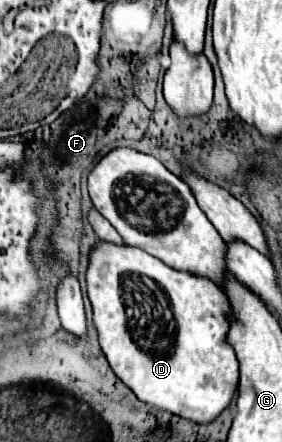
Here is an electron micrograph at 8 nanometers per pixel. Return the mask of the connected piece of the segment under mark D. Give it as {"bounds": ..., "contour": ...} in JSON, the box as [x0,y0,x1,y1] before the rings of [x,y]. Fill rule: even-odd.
{"bounds":[85,239,239,423],"contour":[[[97,239],[89,251],[85,279],[101,351],[113,373],[129,385],[141,401],[195,423],[209,423],[227,409],[239,383],[239,365],[233,347],[227,345],[229,303],[215,283],[197,279],[197,275],[185,275],[185,271],[173,271],[139,247],[115,245],[101,239]]]}

